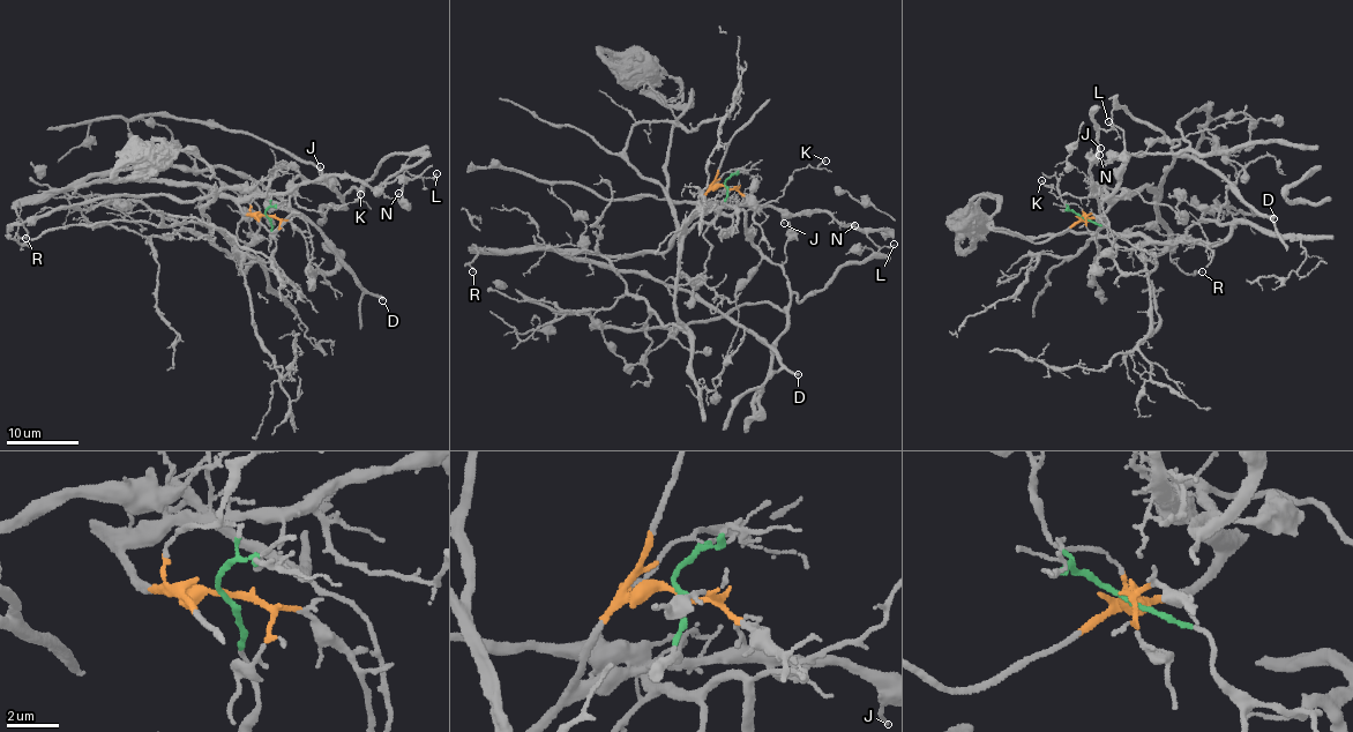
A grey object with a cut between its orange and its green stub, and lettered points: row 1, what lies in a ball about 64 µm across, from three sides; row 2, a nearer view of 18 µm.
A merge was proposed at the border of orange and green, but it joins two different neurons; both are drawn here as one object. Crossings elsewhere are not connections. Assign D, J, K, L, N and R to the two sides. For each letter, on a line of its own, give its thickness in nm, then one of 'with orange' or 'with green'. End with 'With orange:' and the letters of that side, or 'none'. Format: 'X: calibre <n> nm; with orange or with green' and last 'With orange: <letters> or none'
D: calibre 280 nm; with orange
J: calibre 110 nm; with orange
K: calibre 140 nm; with orange
L: calibre 140 nm; with orange
N: calibre 130 nm; with orange
R: calibre 140 nm; with orange
With orange: D, J, K, L, N, R

